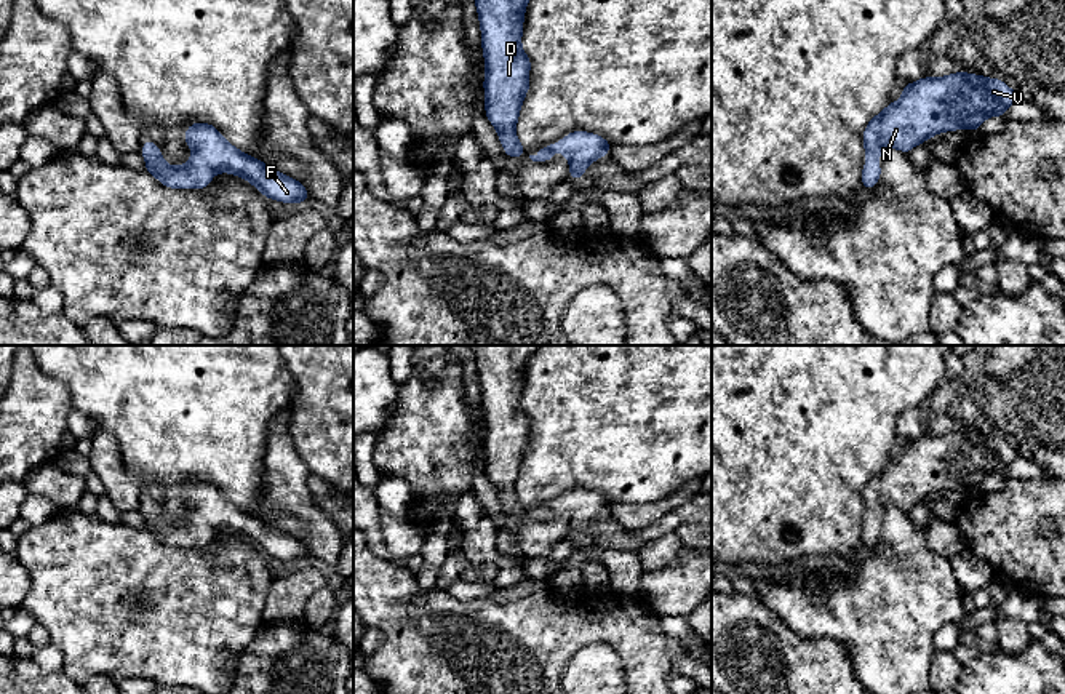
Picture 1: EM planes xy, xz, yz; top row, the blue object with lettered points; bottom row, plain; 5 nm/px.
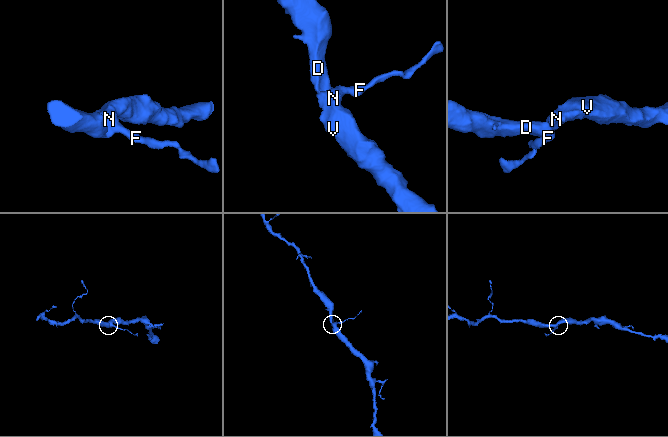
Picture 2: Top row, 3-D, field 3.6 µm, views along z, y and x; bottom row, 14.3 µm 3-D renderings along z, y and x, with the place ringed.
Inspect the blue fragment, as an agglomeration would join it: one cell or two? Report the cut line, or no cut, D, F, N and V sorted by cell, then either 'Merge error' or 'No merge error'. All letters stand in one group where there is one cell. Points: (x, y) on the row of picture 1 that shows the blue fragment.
No split. Groups: D F N V. No merge error

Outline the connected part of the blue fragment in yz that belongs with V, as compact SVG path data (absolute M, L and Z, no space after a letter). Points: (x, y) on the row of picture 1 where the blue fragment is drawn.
M967 72L923 77L903 85L902 98L889 102L864 130L867 162L862 187L873 189L878 184L881 165L873 158L883 157L889 147L908 154L937 133L980 130L987 117L1004 117L1017 98L1003 80Z

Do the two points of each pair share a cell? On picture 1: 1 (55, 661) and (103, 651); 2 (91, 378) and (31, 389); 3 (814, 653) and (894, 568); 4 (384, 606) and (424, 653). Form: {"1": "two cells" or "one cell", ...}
{"1": "two cells", "2": "two cells", "3": "two cells", "4": "one cell"}

